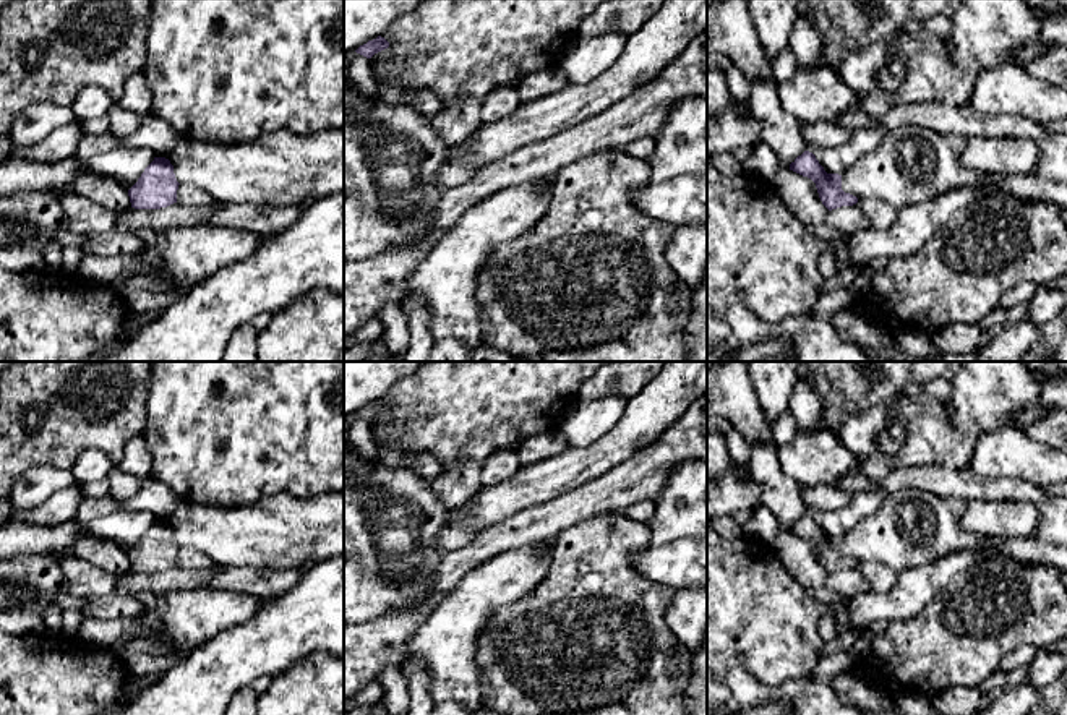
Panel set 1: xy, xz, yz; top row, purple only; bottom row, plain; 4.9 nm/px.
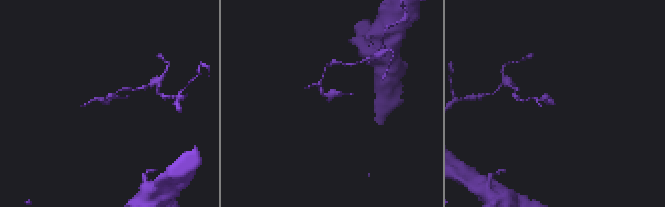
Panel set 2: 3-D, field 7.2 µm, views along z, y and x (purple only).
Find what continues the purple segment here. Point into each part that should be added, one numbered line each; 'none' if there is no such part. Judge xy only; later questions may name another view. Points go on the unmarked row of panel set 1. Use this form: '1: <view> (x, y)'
none

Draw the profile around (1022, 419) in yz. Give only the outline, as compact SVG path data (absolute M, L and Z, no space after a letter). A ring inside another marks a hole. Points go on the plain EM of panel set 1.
M1036 402L1035 405L1031 407L1026 407L1023 410L1018 410L1018 412L1013 412L1010 415L1010 423L1009 426L1017 426L1017 428L1028 428L1031 426L1035 422L1044 418L1049 412L1046 412L1039 402Z

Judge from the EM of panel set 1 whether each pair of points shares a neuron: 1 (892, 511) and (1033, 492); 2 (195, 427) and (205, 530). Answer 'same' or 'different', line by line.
1: different
2: different

